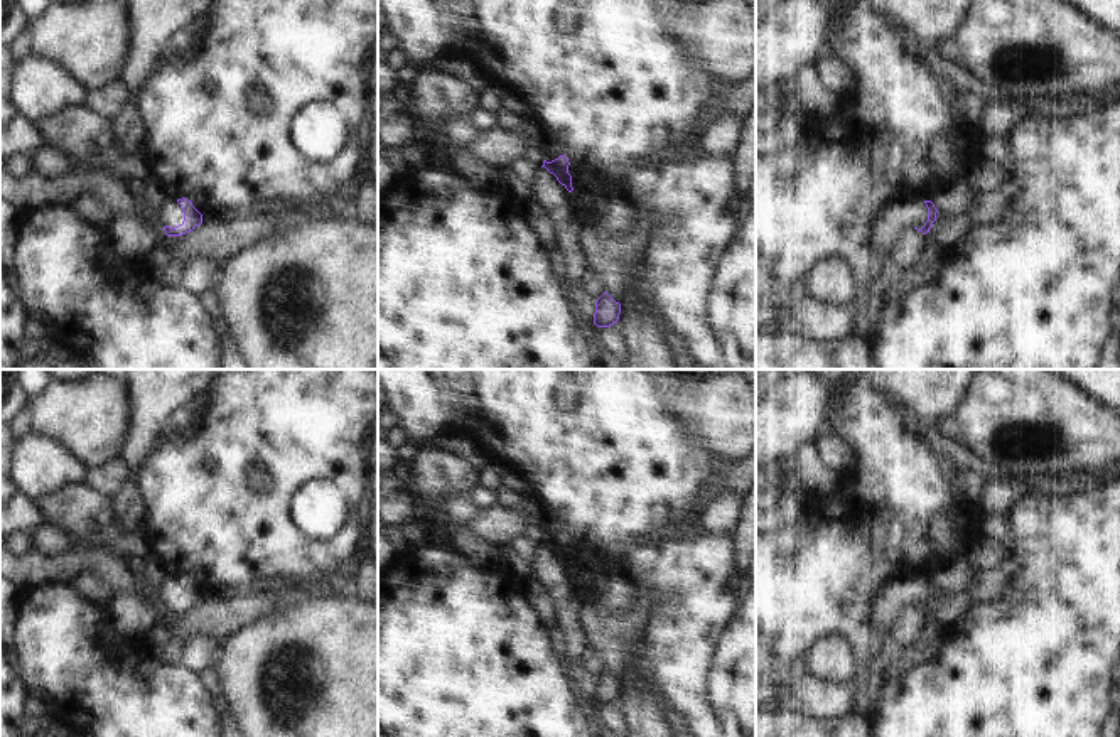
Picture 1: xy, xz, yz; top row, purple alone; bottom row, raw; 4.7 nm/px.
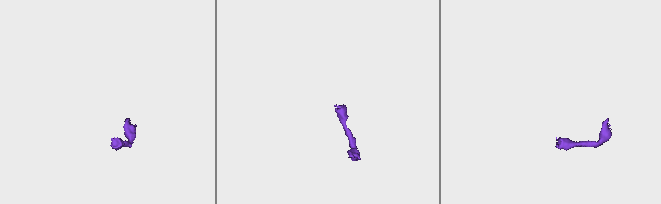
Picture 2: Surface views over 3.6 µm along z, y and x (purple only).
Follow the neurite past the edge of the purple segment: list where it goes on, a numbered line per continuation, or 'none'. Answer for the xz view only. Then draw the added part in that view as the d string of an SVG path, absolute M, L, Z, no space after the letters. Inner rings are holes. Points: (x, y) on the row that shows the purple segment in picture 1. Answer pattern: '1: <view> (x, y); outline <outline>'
1: xz (550, 150); outline M526 116L523 118L525 118L526 133L540 147L543 160L552 162L558 159L562 155L560 145L553 142L552 138L547 138L533 120Z

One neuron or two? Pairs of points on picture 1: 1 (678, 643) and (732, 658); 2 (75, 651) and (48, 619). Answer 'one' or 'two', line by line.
1: two
2: one

